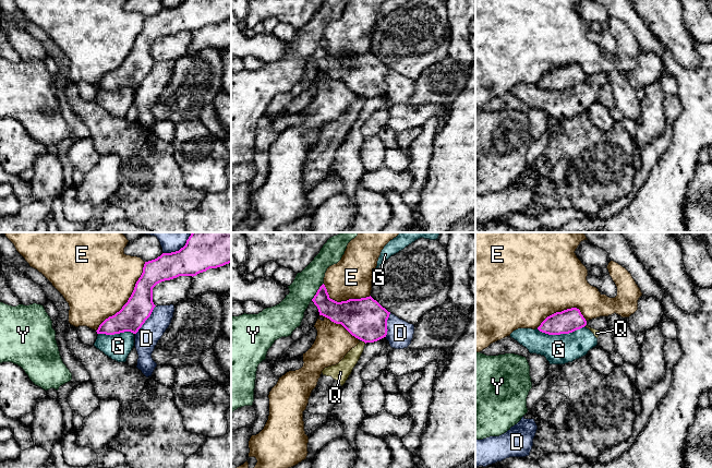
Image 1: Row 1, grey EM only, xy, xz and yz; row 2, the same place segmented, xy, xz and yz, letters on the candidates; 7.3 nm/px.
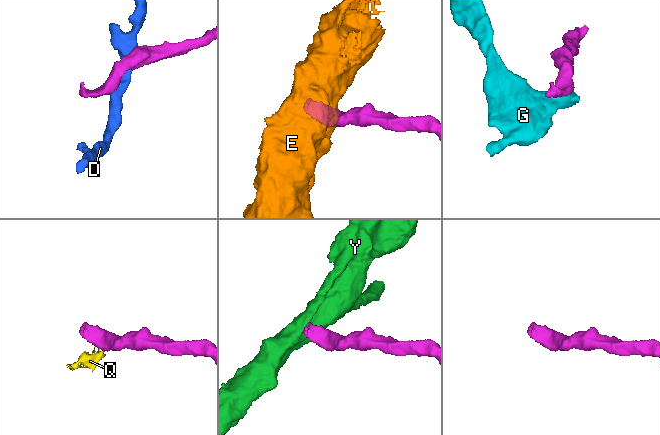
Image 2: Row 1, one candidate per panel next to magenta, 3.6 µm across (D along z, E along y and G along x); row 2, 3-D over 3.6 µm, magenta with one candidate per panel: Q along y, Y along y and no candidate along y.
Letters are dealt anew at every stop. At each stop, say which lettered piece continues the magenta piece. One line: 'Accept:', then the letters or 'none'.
Accept: none

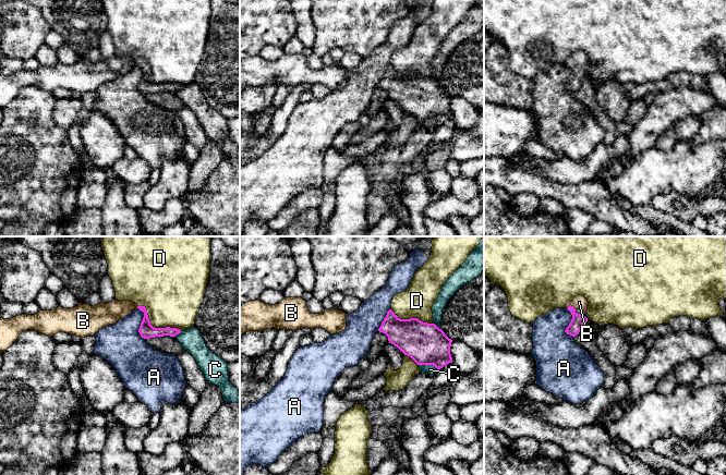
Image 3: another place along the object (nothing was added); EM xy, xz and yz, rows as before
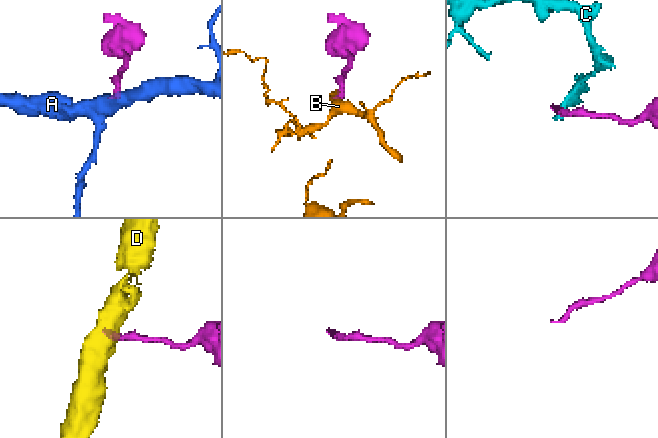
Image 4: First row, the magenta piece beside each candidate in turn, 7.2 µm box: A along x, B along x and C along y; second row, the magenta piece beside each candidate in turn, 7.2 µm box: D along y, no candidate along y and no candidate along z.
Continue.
Accept: B

